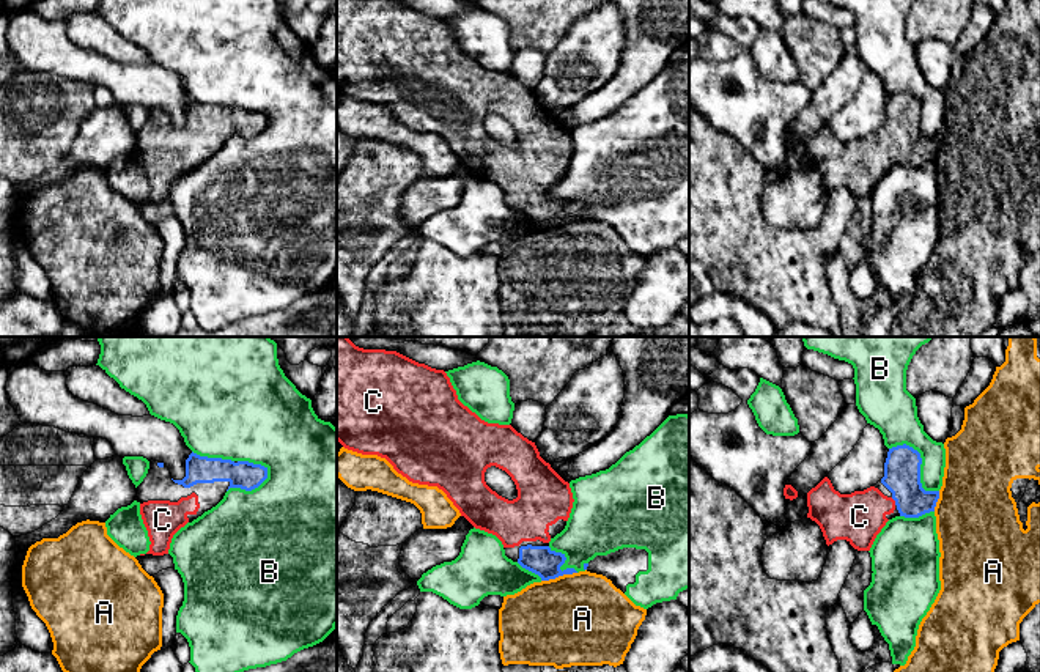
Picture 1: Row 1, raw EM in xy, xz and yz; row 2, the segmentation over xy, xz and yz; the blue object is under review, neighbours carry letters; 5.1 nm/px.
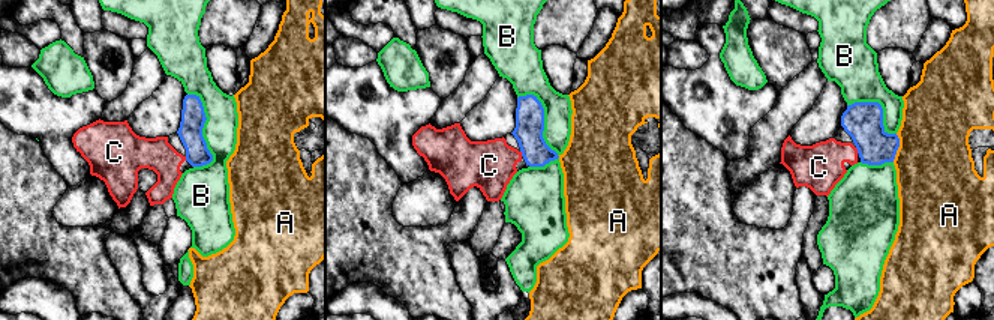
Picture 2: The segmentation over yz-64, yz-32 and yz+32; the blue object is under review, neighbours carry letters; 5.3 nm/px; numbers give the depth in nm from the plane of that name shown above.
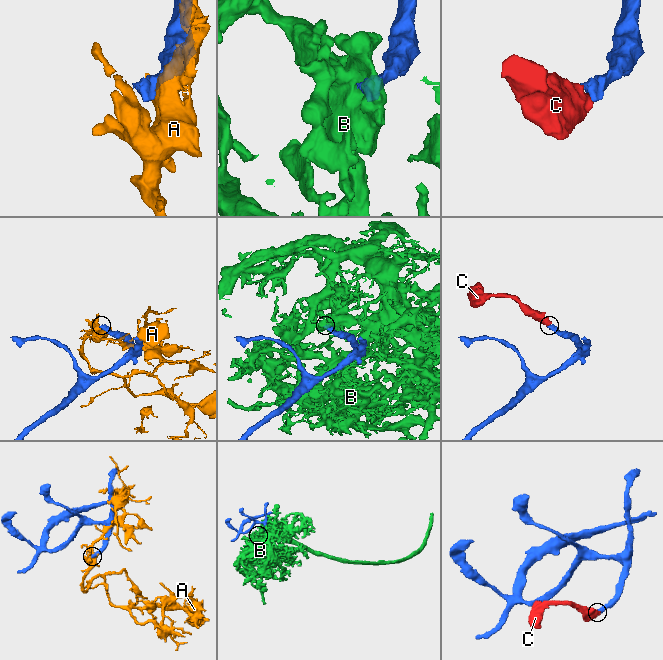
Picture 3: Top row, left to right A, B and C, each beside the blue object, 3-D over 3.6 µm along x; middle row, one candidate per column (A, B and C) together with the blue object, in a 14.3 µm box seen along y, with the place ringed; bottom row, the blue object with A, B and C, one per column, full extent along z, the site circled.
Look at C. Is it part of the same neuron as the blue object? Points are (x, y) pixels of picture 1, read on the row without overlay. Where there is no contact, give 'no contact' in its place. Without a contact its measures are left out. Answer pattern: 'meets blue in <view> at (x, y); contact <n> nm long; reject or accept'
meets blue in yz at (894, 147); contact 50 nm long; accept

